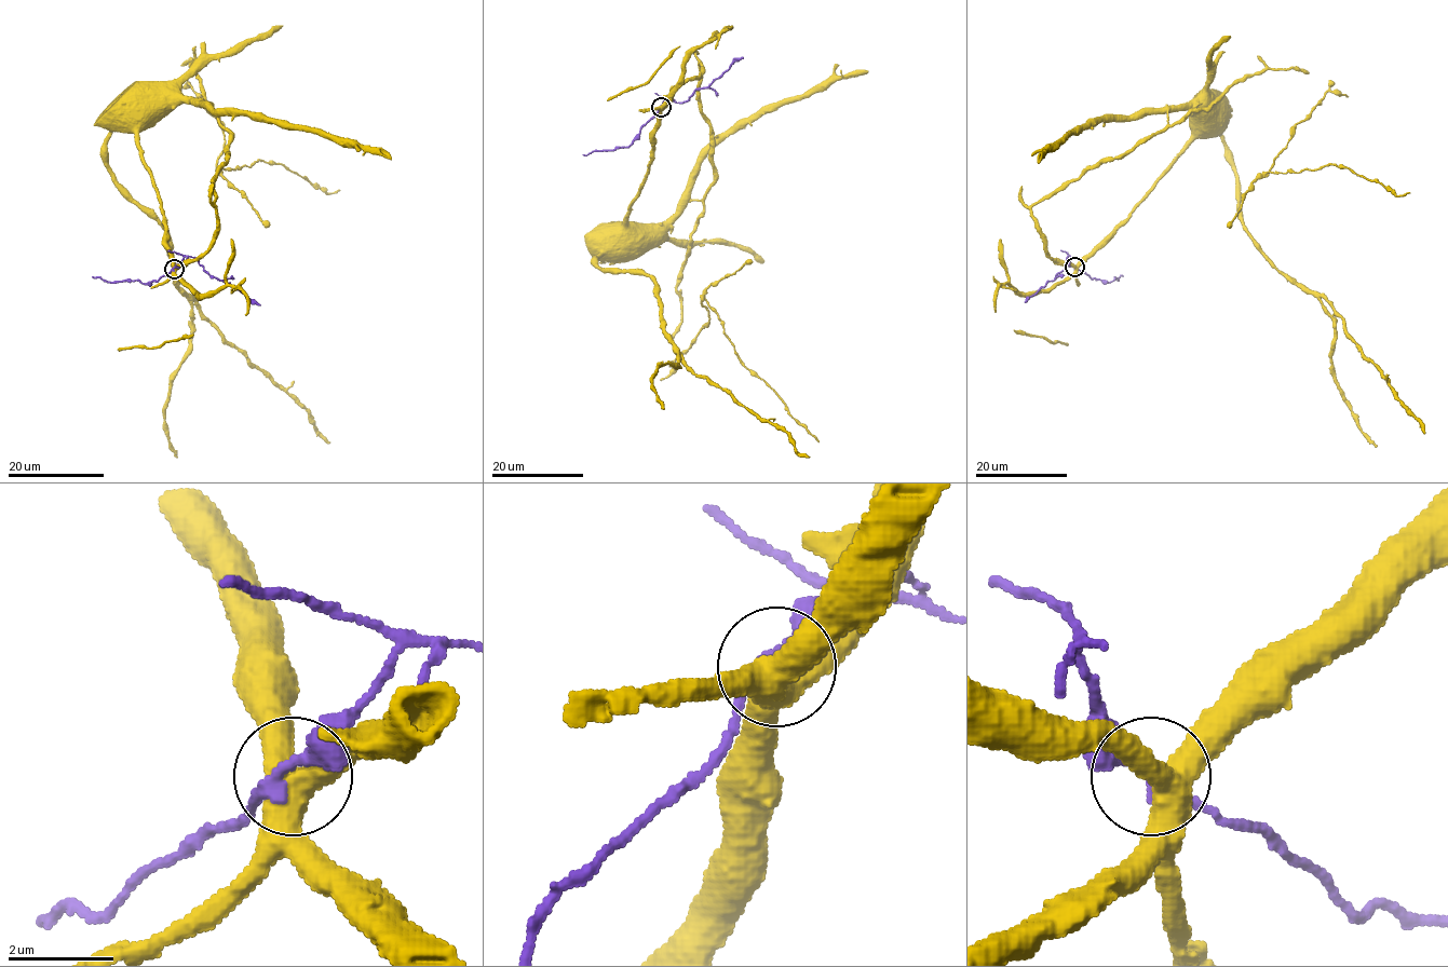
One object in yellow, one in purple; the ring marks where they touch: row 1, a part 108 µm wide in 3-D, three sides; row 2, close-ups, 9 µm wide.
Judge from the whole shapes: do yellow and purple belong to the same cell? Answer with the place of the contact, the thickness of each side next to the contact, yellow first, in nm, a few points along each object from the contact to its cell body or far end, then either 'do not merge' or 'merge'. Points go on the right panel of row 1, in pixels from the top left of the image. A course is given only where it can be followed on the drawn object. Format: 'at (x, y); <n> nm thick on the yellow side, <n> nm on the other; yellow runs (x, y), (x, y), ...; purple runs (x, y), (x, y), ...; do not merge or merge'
at (1074, 267); 460 nm thick on the yellow side, 190 nm on the other; yellow runs (1074, 267), (1126, 219), (1189, 140), (1193, 100), (1205, 90), (1203, 100); purple runs (1074, 268), (1069, 255), (1070, 262), (1025, 302); do not merge

